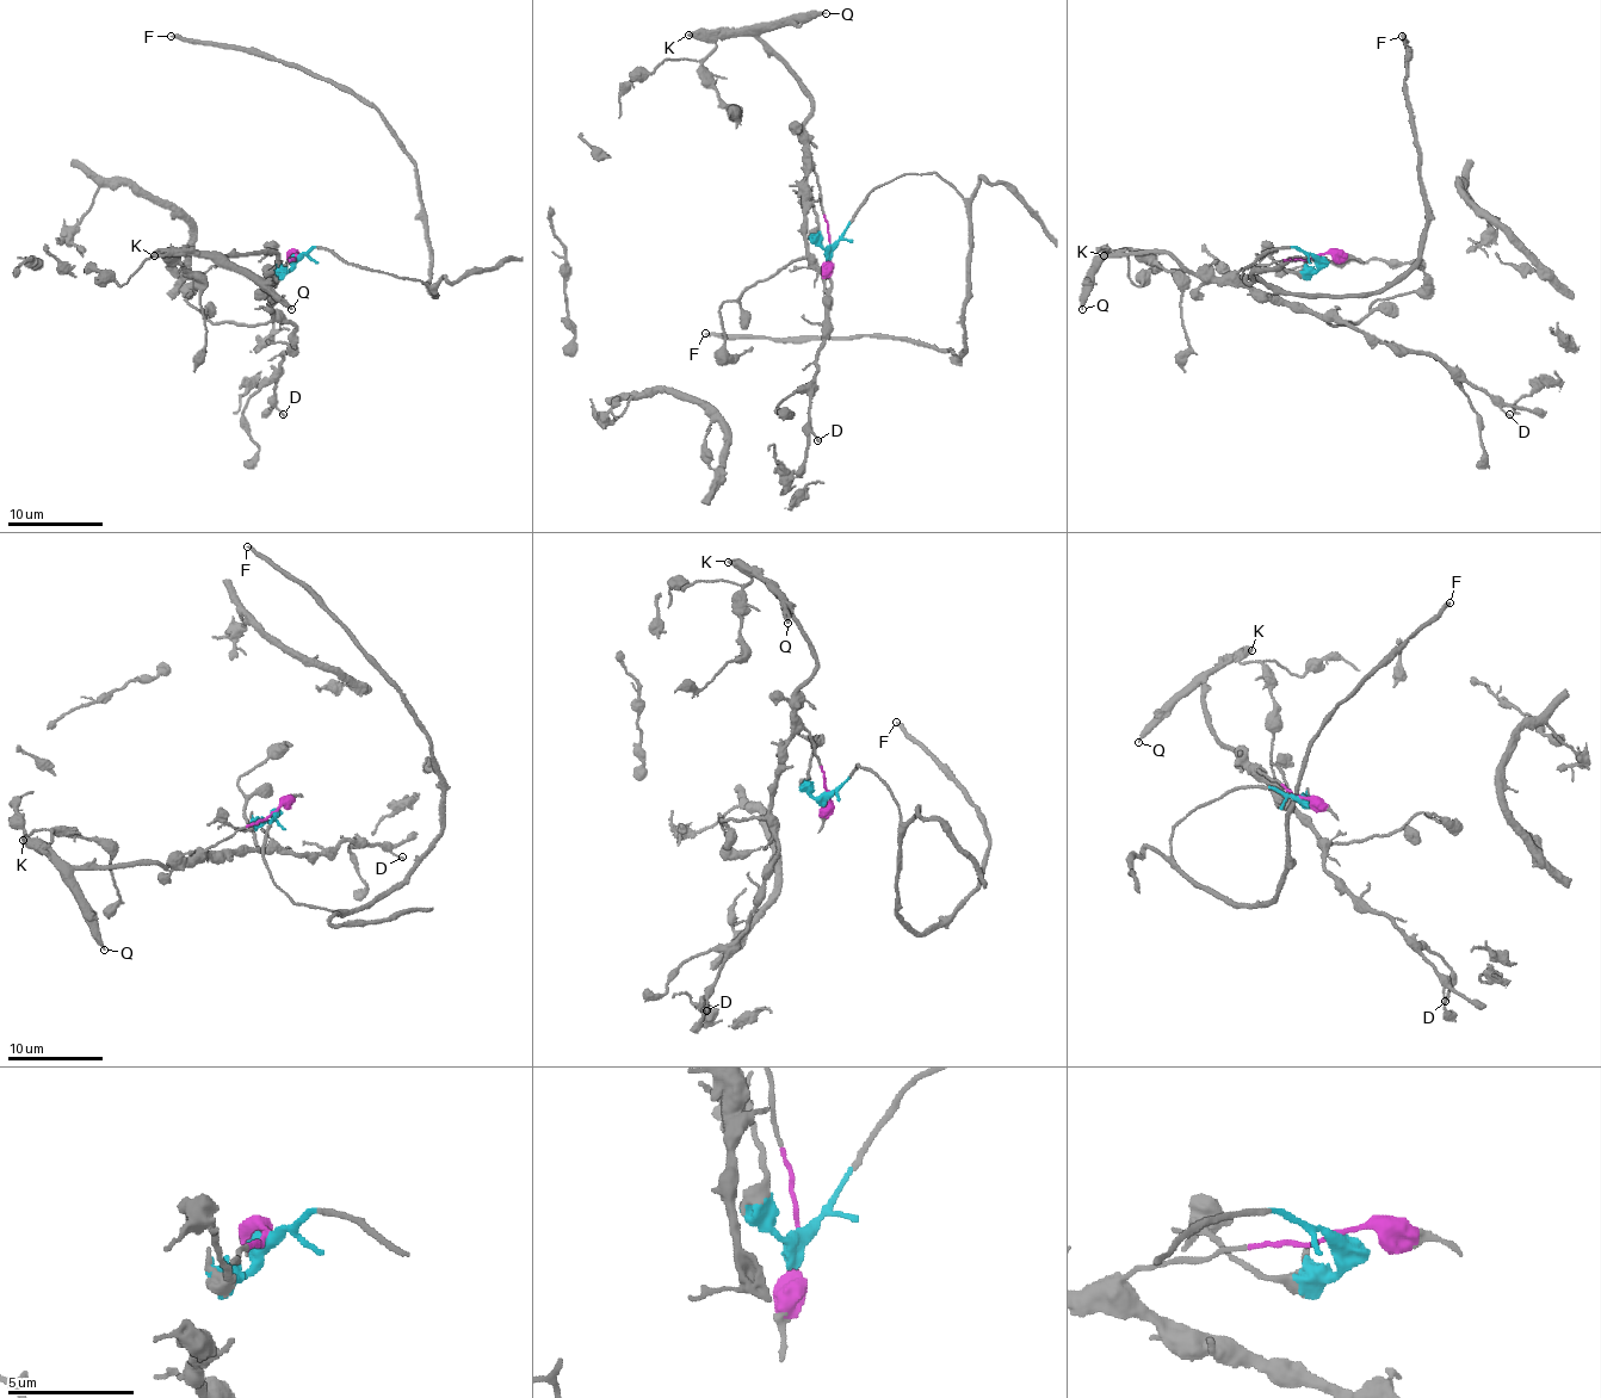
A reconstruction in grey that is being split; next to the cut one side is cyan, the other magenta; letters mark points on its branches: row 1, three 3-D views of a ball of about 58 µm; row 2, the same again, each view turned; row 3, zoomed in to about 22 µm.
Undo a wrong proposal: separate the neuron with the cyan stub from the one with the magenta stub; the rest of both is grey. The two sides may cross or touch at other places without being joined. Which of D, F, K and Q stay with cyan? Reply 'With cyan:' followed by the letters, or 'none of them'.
With cyan: F

